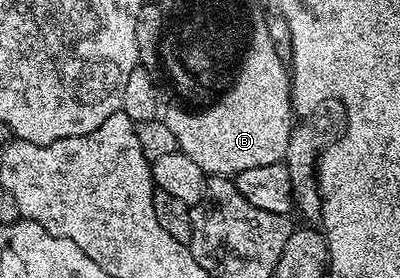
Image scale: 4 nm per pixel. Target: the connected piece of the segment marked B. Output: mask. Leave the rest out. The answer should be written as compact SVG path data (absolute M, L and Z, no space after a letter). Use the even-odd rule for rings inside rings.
M255 39L238 89L214 113L202 113L202 117L174 113L165 115L164 120L176 135L181 153L193 159L207 175L233 175L248 171L248 167L277 165L286 156L292 128L288 65L276 55L272 39Z

